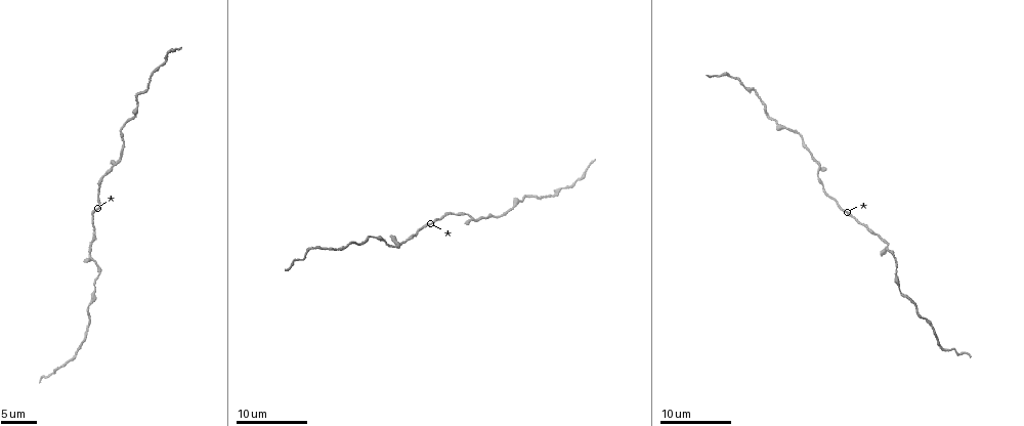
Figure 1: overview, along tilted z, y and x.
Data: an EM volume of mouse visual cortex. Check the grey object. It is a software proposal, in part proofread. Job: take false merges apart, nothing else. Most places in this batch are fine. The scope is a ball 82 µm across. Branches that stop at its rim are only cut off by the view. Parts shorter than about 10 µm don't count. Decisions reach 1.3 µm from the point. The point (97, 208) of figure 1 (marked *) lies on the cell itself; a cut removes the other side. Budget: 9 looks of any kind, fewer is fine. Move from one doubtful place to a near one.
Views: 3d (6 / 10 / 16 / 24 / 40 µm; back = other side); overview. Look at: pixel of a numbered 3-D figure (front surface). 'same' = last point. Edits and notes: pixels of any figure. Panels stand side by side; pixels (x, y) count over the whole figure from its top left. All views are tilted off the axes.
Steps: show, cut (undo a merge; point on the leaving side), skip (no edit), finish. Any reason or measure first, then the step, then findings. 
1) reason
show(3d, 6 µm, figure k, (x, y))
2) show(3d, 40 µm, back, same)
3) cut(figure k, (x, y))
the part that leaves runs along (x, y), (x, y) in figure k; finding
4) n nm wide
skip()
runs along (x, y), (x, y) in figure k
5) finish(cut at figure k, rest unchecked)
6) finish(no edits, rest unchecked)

sudden change in width
show(3d, 6 µm, figure 1, (384, 244))

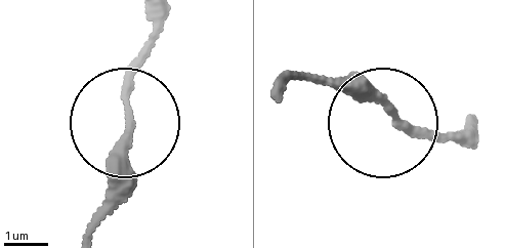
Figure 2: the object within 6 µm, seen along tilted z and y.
skip()
runs along (149, 21), (130, 90), (130, 179), (103, 220) in figure 2; one cell here

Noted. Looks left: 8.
a narrow waist
show(3d, 10 µm, figure 1, (113, 164))

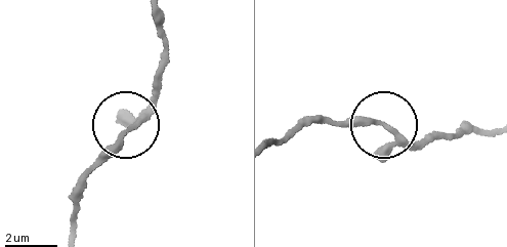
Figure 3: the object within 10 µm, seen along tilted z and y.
skip()
runs along (71, 229), (89, 174), (161, 86) in figure 3; continuous, no second cell

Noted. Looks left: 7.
calibre changes
show(3d, 16 µm, figure 1, (757, 95))

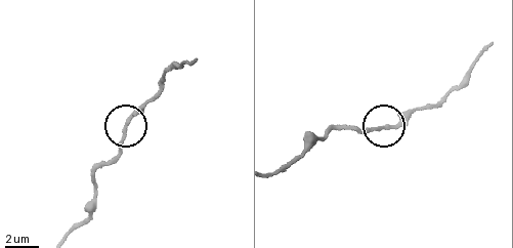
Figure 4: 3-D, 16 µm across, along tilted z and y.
200 nm wide
skip()
runs along (271, 173), (330, 130), (370, 131), (423, 108) in figure 4; one cell here

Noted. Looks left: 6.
thick turns thin
show(3d, 16 µm, figure 1, (522, 202))

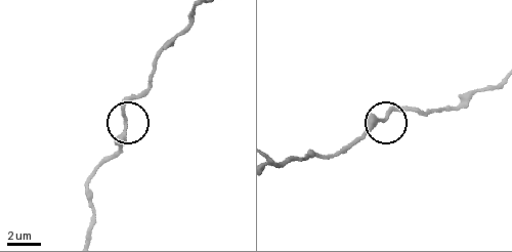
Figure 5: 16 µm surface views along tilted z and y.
skip()
runs along (274, 162), (342, 152), (387, 114), (406, 108) in figure 5; one cell here

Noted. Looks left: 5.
finish(no edits, rest unchecked)

